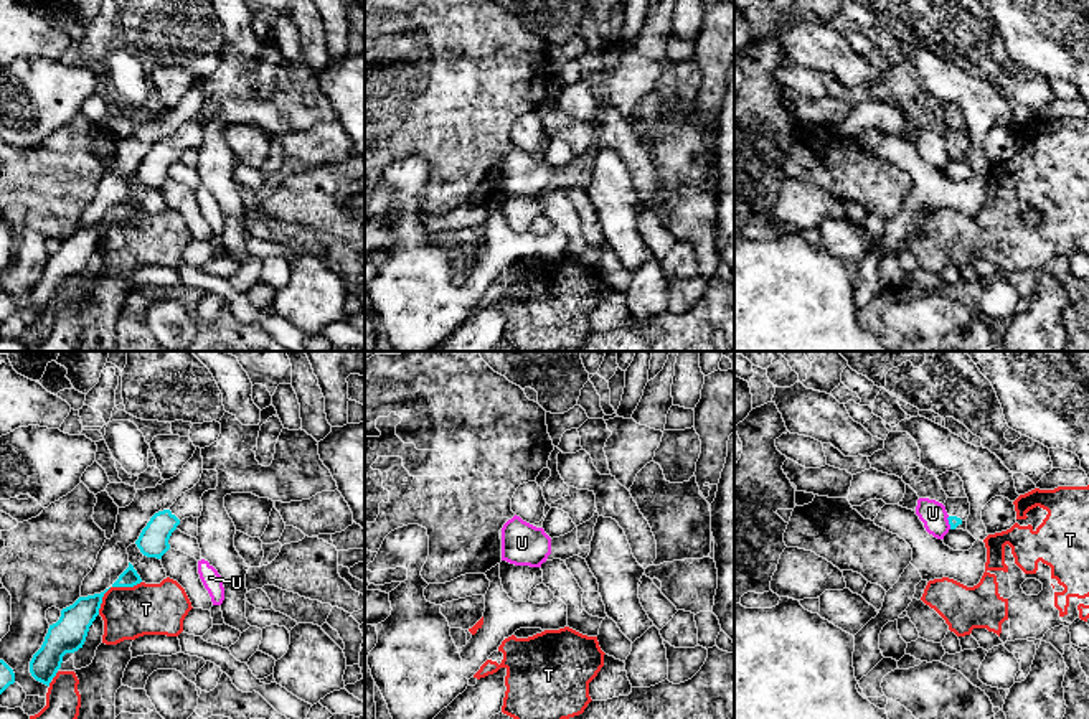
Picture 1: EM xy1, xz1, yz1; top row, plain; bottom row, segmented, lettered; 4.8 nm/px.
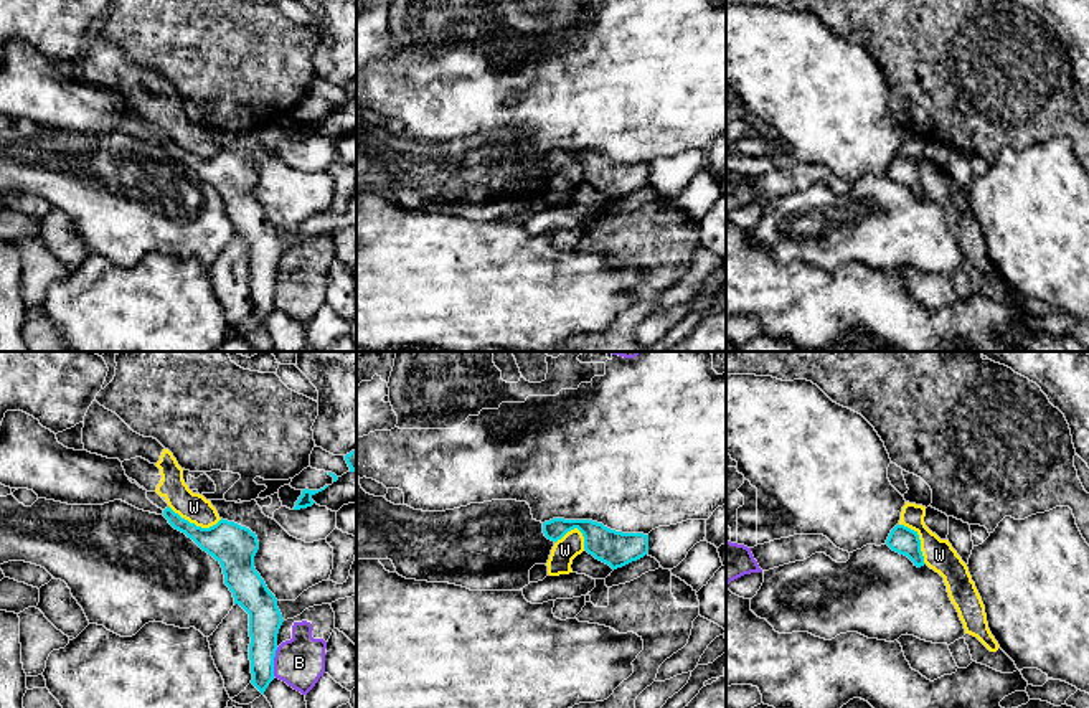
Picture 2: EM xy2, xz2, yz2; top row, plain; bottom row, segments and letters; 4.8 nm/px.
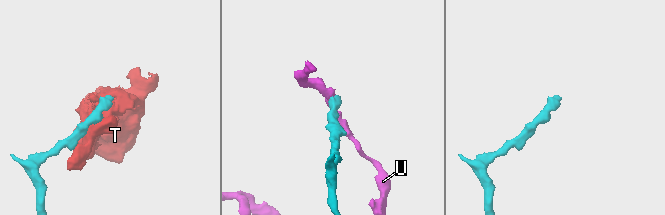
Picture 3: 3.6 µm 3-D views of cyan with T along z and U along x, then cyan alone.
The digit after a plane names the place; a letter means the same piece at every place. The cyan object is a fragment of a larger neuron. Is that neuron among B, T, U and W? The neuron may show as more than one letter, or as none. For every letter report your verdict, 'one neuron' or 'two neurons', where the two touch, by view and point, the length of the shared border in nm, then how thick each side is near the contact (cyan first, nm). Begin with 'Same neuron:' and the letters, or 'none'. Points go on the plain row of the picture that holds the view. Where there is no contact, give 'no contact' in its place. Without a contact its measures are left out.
Same neuron: none
B: two neurons | xy2 (273, 292) | 150 nm | 160/240 nm
T: two neurons | xy1 (113, 216) | 280 nm | 90/260 nm
U: two neurons | yz1 (949, 154) | 70 nm | 60/130 nm
W: two neurons | xy2 (193, 154) | 280 nm | 220/140 nm

